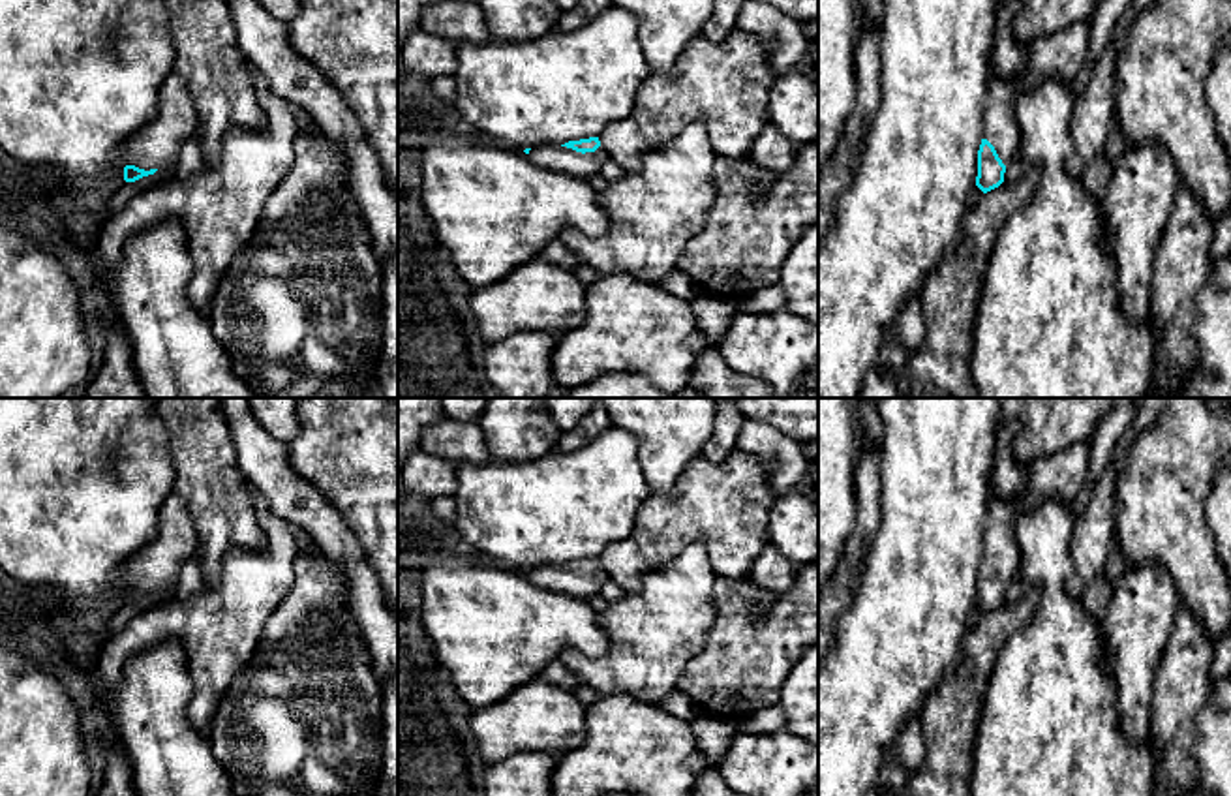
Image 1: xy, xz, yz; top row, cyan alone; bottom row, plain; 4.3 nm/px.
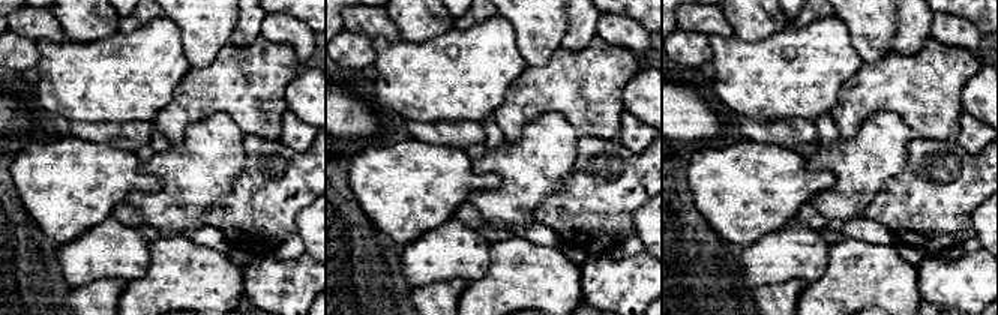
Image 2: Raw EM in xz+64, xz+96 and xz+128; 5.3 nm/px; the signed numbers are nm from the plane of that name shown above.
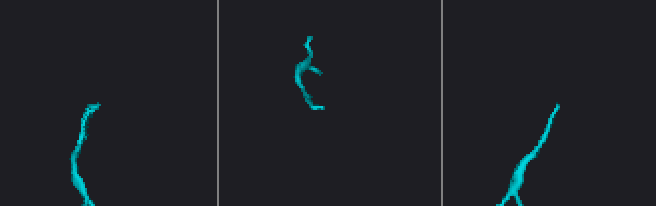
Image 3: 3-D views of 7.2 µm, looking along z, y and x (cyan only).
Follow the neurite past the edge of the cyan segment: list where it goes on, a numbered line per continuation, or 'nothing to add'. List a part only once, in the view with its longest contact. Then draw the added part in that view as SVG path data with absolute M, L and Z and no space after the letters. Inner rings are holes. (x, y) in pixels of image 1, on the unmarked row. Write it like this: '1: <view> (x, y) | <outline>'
1: xz (569, 582) | M537 565L527 576L539 588L559 591L576 599L599 595L602 586L610 580L602 567L595 573L582 574L561 565Z

